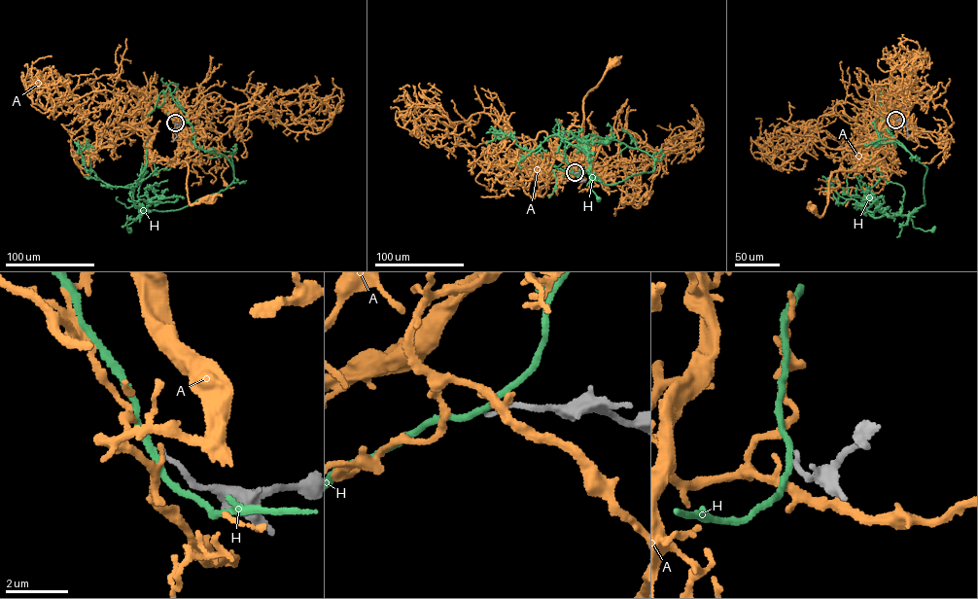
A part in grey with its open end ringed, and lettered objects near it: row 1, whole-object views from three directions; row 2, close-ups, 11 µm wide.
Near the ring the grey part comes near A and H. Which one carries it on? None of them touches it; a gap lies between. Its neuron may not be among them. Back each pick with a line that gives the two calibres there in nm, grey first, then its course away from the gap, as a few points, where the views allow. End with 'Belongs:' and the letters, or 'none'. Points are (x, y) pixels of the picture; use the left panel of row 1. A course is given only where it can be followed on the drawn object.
A: 180/200 nm | via (174, 123), (181, 141), (171, 160), (174, 164), (185, 160), (187, 163), (189, 203), (210, 199)
Belongs: A

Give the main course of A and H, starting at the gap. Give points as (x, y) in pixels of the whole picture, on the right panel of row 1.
A: (895, 120), (888, 134), (894, 148), (859, 170), (836, 170), (829, 182), (825, 212), (819, 216), (813, 209)
H: (895, 120), (885, 119), (878, 144), (895, 141), (926, 166), (925, 204), (909, 217), (914, 228), (933, 229)

